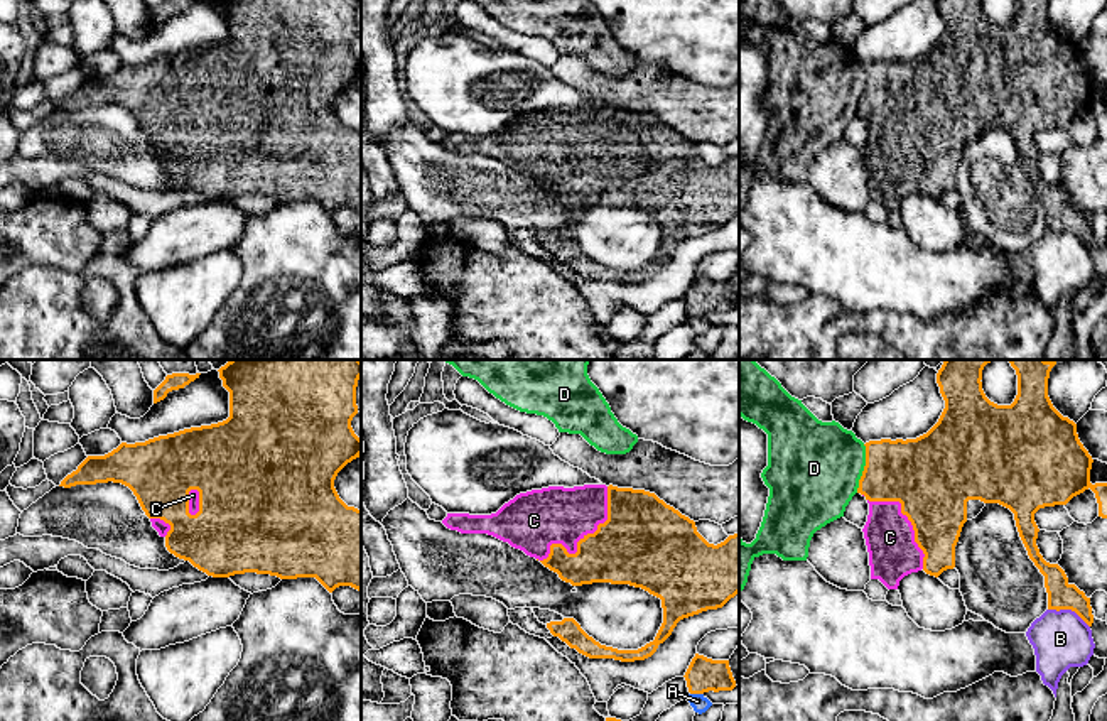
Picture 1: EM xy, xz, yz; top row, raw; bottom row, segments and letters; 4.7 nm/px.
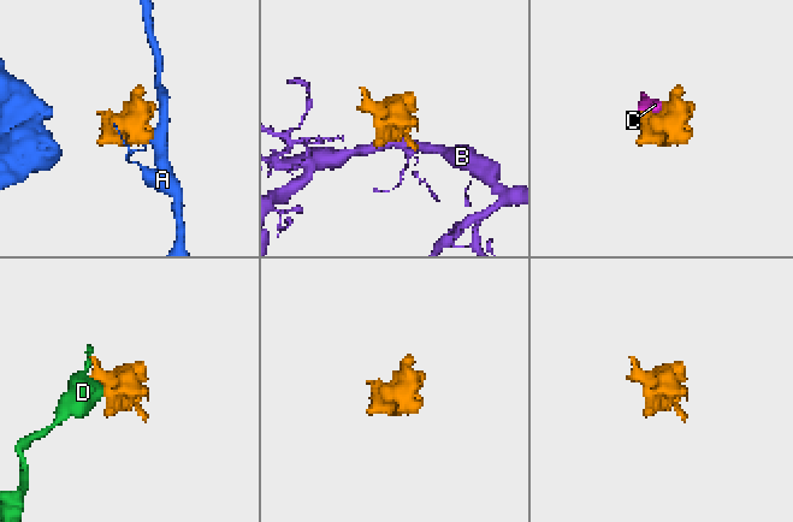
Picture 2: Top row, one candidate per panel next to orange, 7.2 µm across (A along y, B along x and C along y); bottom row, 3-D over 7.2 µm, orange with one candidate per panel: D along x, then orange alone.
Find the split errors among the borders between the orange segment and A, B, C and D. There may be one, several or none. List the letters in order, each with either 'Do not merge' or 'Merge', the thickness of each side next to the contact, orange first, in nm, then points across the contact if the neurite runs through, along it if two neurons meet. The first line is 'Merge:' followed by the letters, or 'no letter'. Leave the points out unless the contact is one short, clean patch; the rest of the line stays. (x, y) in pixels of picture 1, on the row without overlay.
Merge: C
A: Do not merge. Thickness 160 nm (orange) against 80 nm
B: Do not merge. Thickness 130 nm (orange) against 280 nm. Boundary: yz (1048, 230), (1072, 232), (1089, 249)
C: Merge. Thickness 360 nm (orange) against 280 nm
D: Do not merge. Thickness 320 nm (orange) against 440 nm

